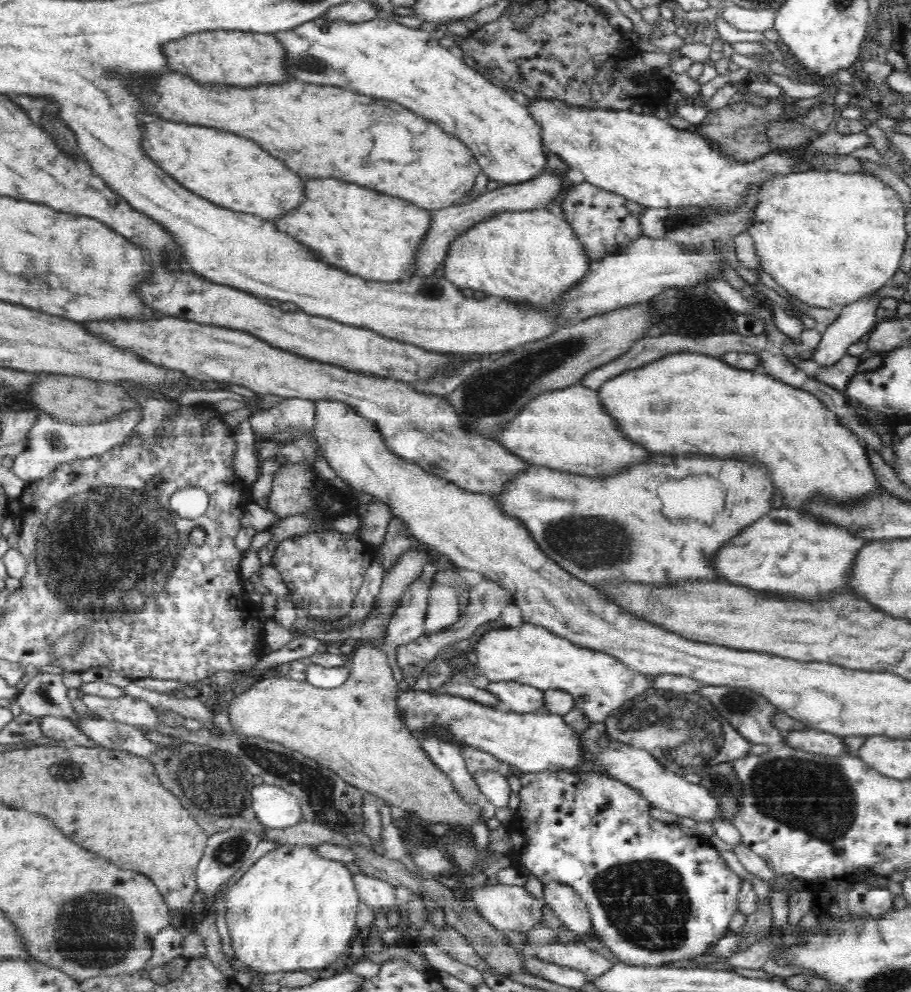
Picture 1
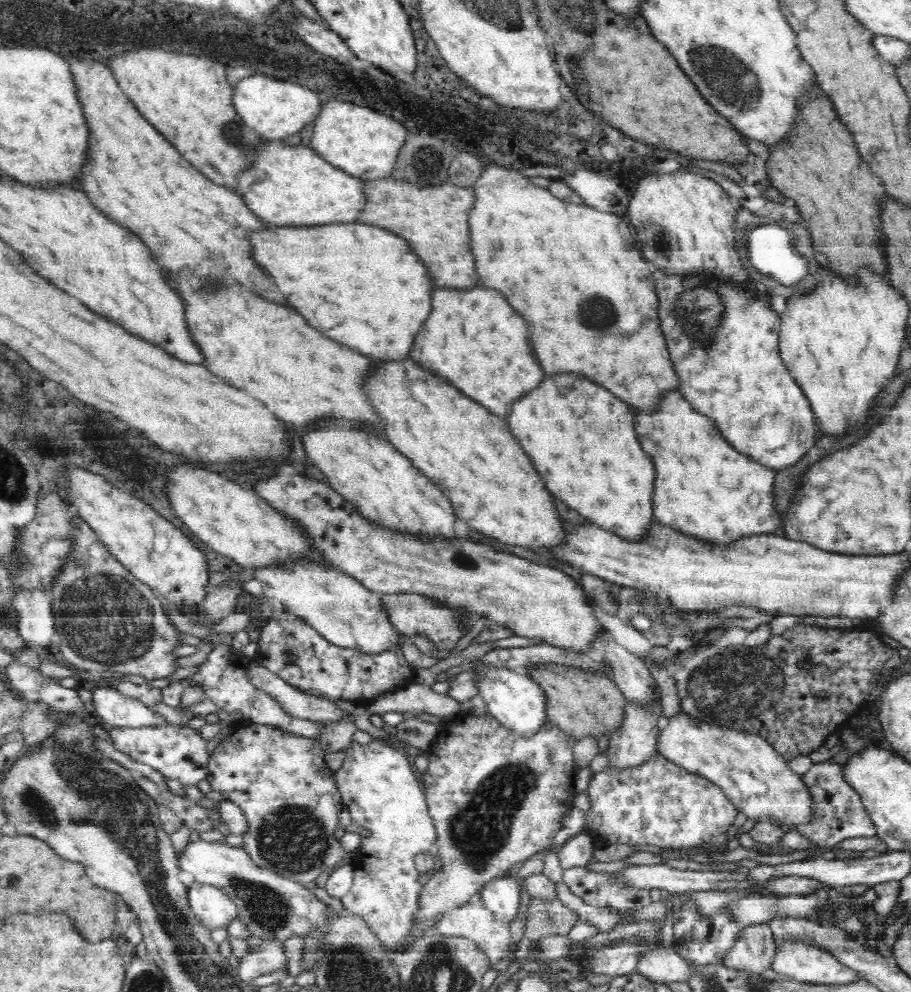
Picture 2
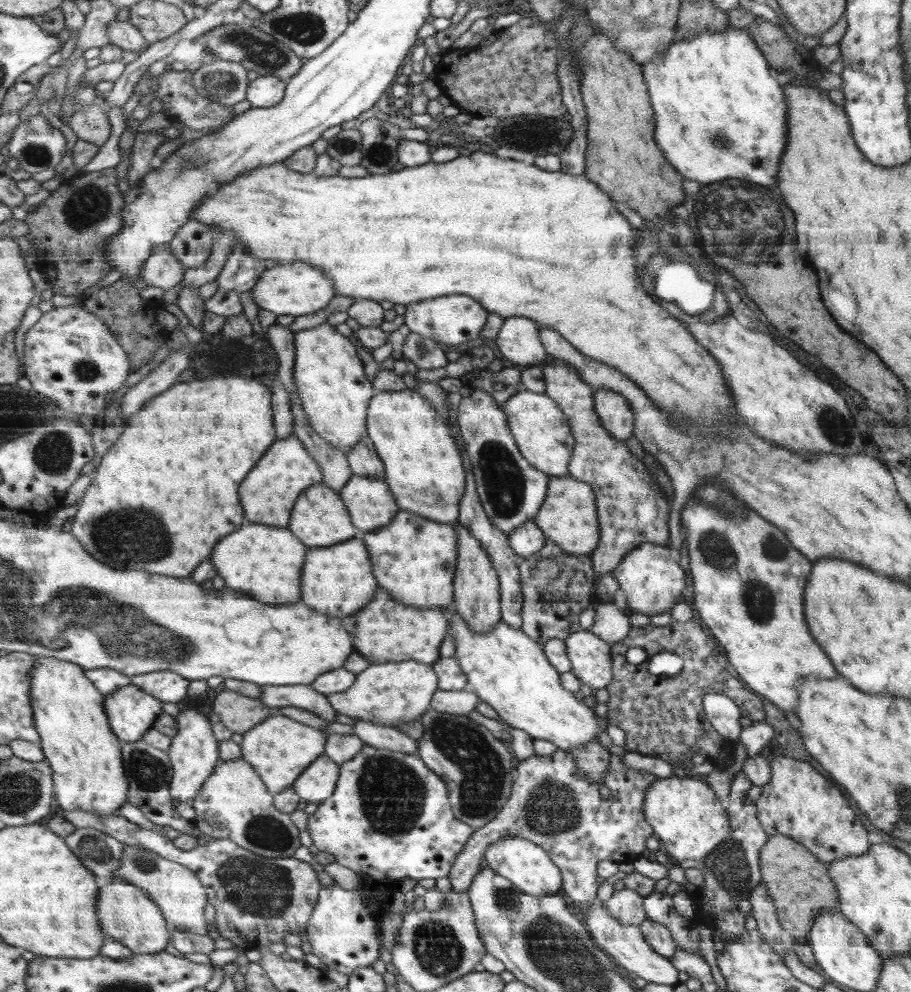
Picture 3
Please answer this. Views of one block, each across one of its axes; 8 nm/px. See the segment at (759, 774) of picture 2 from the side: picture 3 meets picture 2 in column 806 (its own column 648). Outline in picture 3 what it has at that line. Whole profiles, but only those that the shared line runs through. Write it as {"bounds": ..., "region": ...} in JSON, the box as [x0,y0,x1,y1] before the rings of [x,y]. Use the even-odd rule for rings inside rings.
{"bounds":[644,776,731,860],"region":[[[672,776],[654,781],[645,797],[644,816],[652,825],[662,850],[681,860],[707,858],[719,844],[731,836],[728,816],[722,816],[722,804],[714,798],[710,785],[694,778]]]}

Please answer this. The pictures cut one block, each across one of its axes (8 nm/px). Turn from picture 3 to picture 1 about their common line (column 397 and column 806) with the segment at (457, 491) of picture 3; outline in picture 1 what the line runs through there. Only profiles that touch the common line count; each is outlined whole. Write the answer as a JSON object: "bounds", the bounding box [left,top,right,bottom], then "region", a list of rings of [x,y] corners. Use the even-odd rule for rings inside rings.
{"bounds":[597,352,882,509],"region":[[[678,352],[678,354],[664,356],[660,360],[650,361],[641,367],[627,369],[626,372],[619,373],[618,376],[610,377],[602,384],[600,390],[597,390],[597,393],[604,411],[615,421],[619,431],[631,442],[640,442],[639,446],[646,446],[645,449],[650,450],[650,452],[674,452],[674,454],[678,454],[678,452],[710,452],[714,456],[746,456],[746,460],[762,460],[762,464],[766,464],[769,475],[773,479],[773,489],[780,491],[782,506],[790,509],[798,509],[800,506],[806,505],[811,500],[810,496],[815,496],[816,493],[834,496],[832,498],[834,502],[853,502],[858,496],[866,497],[872,490],[882,488],[870,466],[864,445],[860,443],[858,437],[849,428],[839,423],[836,413],[827,410],[825,405],[811,392],[784,384],[782,381],[760,372],[760,370],[732,368],[721,358],[714,358],[699,352]]]}

